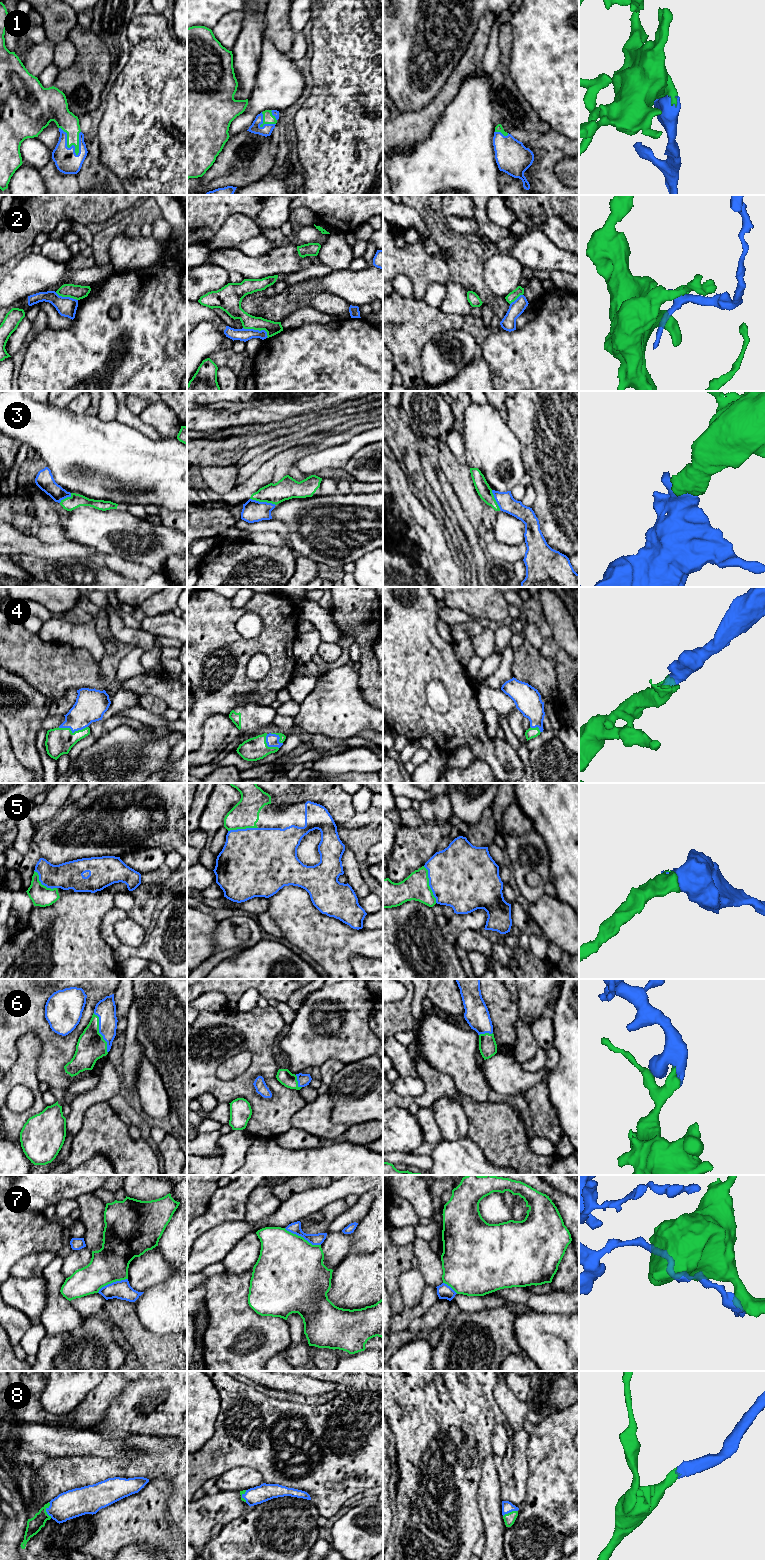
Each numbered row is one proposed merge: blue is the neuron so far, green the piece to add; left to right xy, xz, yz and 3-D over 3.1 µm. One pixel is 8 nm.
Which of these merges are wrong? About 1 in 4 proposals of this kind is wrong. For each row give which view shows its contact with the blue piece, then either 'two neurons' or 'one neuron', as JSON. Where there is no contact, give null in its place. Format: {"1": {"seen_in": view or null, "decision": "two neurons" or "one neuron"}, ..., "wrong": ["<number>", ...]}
{"1": {"seen_in": "xy", "decision": "one neuron"}, "2": {"seen_in": "xz", "decision": "two neurons"}, "3": {"seen_in": "xz", "decision": "one neuron"}, "4": {"seen_in": "xy", "decision": "one neuron"}, "5": {"seen_in": "yz", "decision": "one neuron"}, "6": {"seen_in": "xy", "decision": "one neuron"}, "7": {"seen_in": "xz", "decision": "two neurons"}, "8": {"seen_in": "xy", "decision": "one neuron"}, "wrong": ["2", "7"]}

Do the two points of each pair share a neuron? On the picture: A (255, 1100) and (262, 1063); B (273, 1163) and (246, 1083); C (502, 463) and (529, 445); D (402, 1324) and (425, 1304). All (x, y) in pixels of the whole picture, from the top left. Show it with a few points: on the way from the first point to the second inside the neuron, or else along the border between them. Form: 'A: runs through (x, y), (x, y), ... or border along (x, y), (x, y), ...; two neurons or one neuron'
A: runs through (249, 1091), (249, 1076), (253, 1072); one neuron
B: border along (256, 1137), (274, 1139); two neurons
C: border along (511, 429), (519, 442), (520, 455), (525, 471); two neurons
D: runs through (408, 1318), (419, 1310); one neuron

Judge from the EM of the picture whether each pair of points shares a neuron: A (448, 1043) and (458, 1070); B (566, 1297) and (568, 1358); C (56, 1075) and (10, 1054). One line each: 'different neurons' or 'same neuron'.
A: same neuron
B: different neurons
C: same neuron

